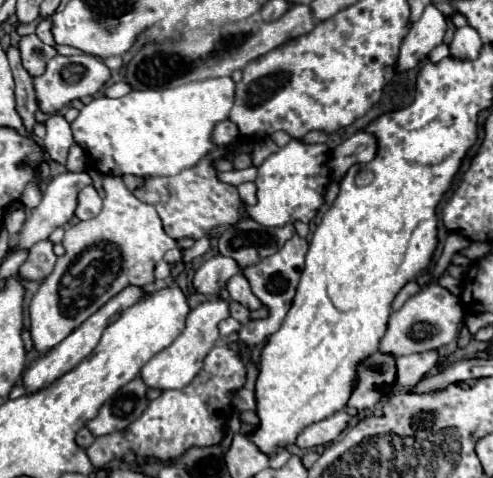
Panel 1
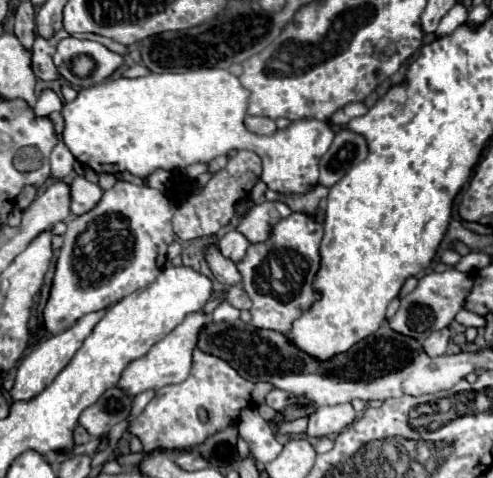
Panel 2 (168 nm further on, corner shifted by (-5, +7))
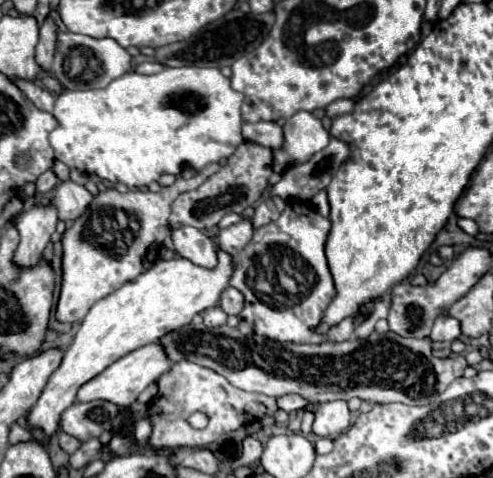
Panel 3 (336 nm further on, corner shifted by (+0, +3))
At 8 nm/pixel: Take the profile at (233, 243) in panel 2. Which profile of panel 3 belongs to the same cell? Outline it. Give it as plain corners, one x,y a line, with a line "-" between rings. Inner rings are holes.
245,217
239,223
227,229
221,229
217,243
221,245
221,249
235,253
235,251
241,251
251,241
251,237
253,237
253,221
251,217

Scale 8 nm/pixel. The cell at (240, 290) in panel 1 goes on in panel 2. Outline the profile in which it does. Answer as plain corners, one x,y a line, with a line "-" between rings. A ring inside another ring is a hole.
210,245
210,247
206,249
206,261
208,261
208,265
210,265
214,277
216,277
220,283
224,283
224,285
228,285
228,287
242,283
242,275
238,273
238,267
236,267
230,259
222,257
216,247

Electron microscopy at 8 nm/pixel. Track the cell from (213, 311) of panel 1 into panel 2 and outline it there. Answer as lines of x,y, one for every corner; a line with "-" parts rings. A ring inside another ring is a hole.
196,311
190,313
172,333
168,333
160,343
156,343
144,357
132,361
120,381
118,387
122,387
130,397
146,391
146,389
160,389
164,385
172,385
172,383
182,383
192,369
192,353
198,345
198,333
202,331
202,325
206,325
210,321
210,315
206,315
204,311

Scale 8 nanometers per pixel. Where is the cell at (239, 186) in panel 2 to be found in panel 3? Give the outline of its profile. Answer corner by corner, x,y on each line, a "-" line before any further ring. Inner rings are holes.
243,141
235,153
227,159
217,173
213,173
205,183
193,191
187,191
175,199
171,207
169,223
171,227
191,225
201,231
213,231
223,215
237,213
245,215
249,207
255,207
263,197
263,191
269,185
269,177
273,173
273,151
263,145
253,145
251,141

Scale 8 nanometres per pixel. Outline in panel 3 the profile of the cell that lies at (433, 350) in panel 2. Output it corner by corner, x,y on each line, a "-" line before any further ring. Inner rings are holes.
437,317
433,331
431,331
431,341
455,341
461,337
461,323
455,317

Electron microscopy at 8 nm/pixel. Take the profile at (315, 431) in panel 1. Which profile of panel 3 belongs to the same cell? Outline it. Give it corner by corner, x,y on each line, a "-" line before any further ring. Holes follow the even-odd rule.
347,401
321,403
315,411
313,431
319,437
337,437
349,427
349,419
351,419
351,413
347,407

